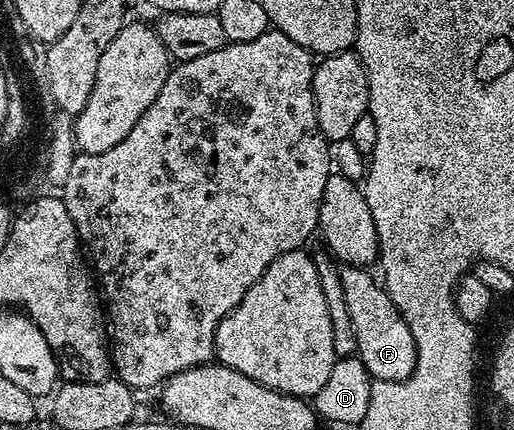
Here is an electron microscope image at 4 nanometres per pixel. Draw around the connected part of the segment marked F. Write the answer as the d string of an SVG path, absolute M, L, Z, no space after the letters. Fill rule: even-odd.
M344 266L340 269L346 310L350 310L350 322L354 322L356 356L365 364L372 380L405 380L416 368L414 334L410 334L410 326L406 326L388 291L370 273L368 268Z

